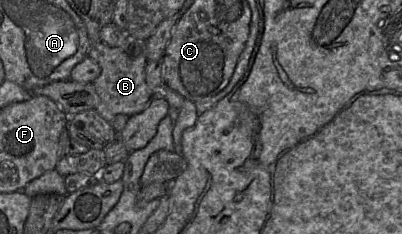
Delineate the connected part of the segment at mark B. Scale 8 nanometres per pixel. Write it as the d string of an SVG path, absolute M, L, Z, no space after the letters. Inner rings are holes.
M127 35L124 42L117 47L108 46L101 41L90 45L87 57L93 59L101 70L92 82L98 97L95 111L107 122L111 123L118 114L130 117L141 113L150 104L154 95L146 82L146 50L145 40L130 35Z

